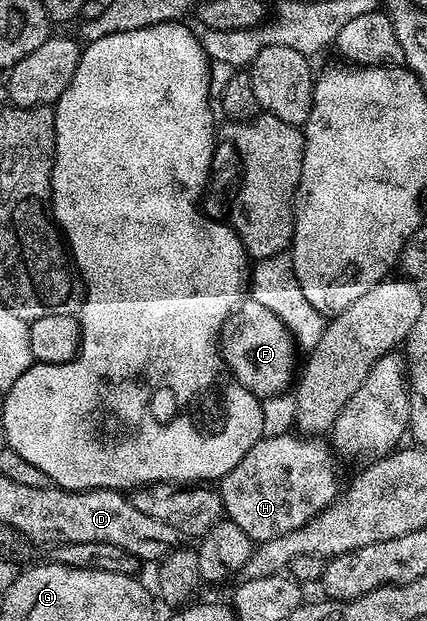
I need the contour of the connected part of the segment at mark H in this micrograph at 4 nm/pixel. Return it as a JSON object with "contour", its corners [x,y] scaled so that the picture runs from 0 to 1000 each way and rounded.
{"contour":[[[667,699],[663,702],[618,702],[595,718],[585,718],[585,725],[576,731],[576,738],[567,738],[567,744],[557,744],[557,750],[548,750],[548,757],[539,757],[539,763],[518,767],[511,775],[511,791],[515,794],[515,807],[525,816],[525,829],[532,836],[548,839],[557,847],[567,847],[567,853],[576,853],[576,860],[595,873],[611,870],[630,870],[632,866],[651,866],[660,860],[679,860],[684,853],[698,853],[707,847],[717,847],[721,841],[733,837],[754,821],[770,818],[801,792],[796,783],[796,767],[787,762],[787,741],[792,734],[785,726],[766,713],[759,715],[749,705],[714,705],[710,700]]]}

